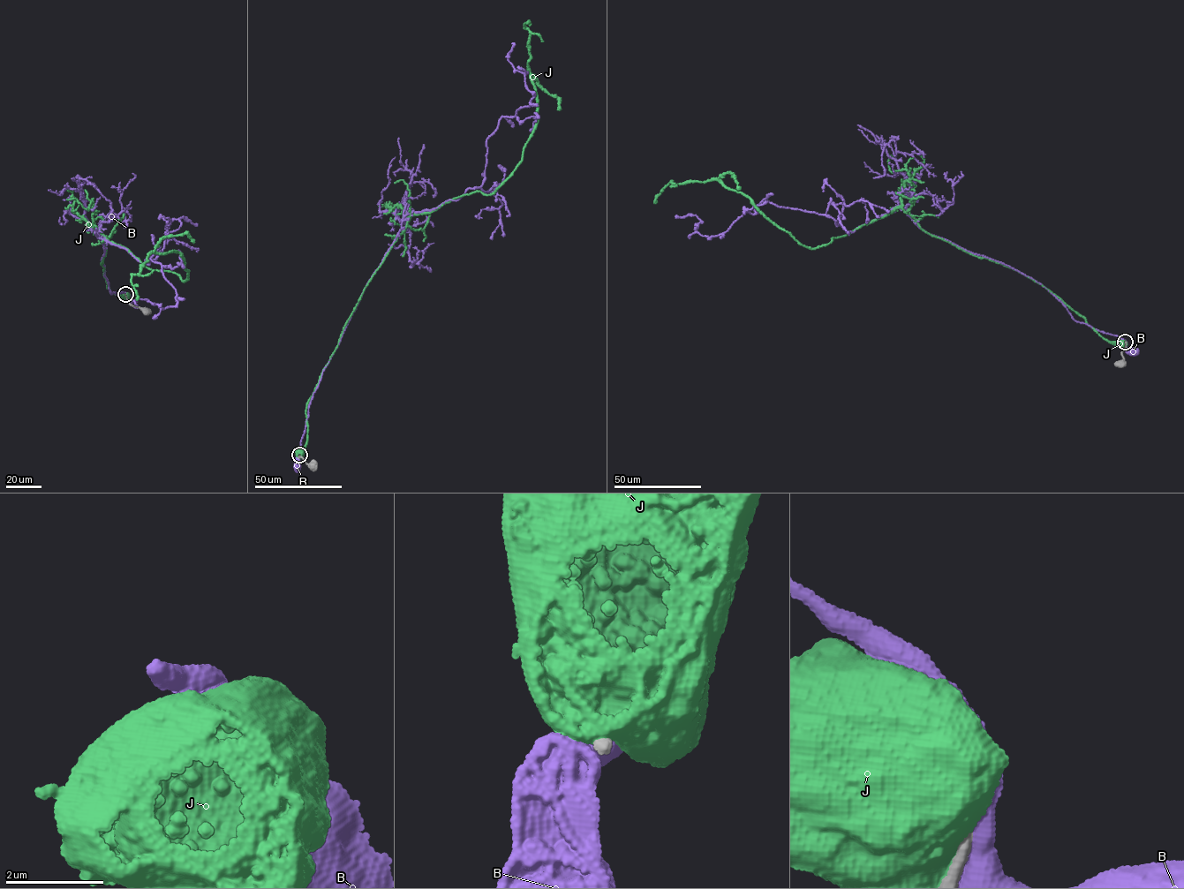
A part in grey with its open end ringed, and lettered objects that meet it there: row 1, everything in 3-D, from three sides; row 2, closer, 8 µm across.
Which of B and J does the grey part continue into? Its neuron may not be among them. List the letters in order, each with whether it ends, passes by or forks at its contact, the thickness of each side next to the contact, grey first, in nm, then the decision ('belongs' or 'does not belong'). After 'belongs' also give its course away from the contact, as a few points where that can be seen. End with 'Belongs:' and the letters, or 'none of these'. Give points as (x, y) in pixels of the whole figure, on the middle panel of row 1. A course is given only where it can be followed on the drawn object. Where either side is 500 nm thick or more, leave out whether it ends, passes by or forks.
B: it passes by | 220/420 nm | does not belong
J: 220/1150 nm | does not belong
Belongs: none of these

